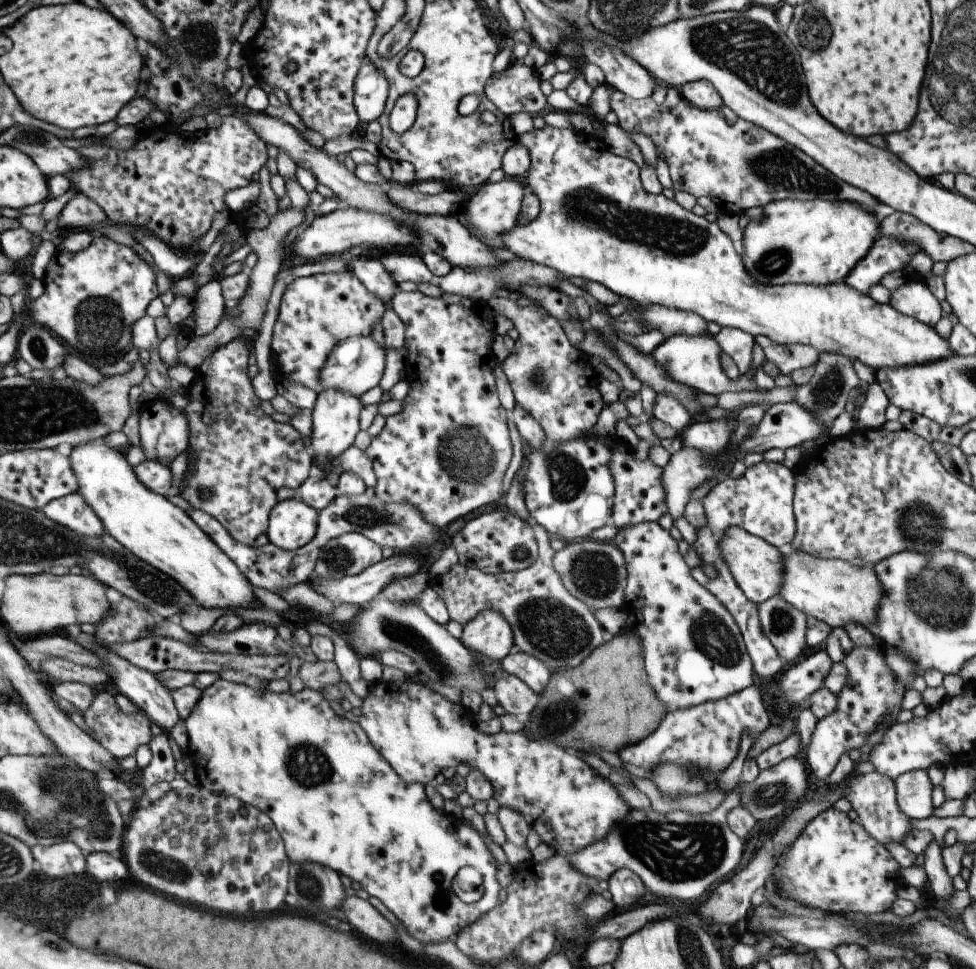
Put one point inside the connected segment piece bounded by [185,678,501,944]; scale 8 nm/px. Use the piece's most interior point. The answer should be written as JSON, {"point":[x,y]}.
{"point":[335,800]}

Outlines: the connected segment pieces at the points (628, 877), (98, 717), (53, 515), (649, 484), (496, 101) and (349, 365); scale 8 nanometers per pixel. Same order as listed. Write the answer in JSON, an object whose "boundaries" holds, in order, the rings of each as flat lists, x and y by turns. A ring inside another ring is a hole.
{"boundaries":[[[627,868,616,870,607,881,611,900,618,908,638,903,647,890,642,880]],[[108,692,98,693,88,710,83,714,85,724,88,726,87,734,94,738,103,748,106,748,114,758,135,756,141,745,148,745,152,738,150,726,152,721,141,710,135,714,124,714,117,706,115,697]],[[71,493,66,497,50,502,41,512,50,521,72,530,82,537,101,538,105,534,102,522,86,505,80,494]],[[618,436,610,438,612,439,607,442,607,448,611,457,607,466,615,487,610,523,620,531,641,523,659,521,662,515,669,512,666,507,666,492,661,484,663,468,649,459,637,459,634,448]],[[513,60,504,72,490,76,485,94,495,109,505,116,512,117,517,113,538,114,548,104,541,90,541,82,536,71]],[[371,335,349,337,340,342,322,368,322,389,334,388,361,397,368,390,380,385,386,365,386,352,385,346,382,347]]]}

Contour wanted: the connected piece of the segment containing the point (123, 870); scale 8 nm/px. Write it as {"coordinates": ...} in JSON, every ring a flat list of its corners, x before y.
{"coordinates":[[94,852,85,857,86,870,94,878,102,882,116,882,122,880,128,874,127,864,121,855,113,855,105,852]]}

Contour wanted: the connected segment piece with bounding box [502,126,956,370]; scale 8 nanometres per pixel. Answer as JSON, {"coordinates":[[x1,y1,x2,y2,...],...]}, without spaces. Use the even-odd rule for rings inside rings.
{"coordinates":[[546,126,544,129,532,129,531,132,518,136,518,141,527,146,531,159,531,166,526,179,527,188,533,194,536,194,538,200,540,200,540,213,535,220,523,225,516,224,510,231,502,235,506,249,520,259,545,265,568,277,579,277,589,282,602,284,611,292,618,294,622,298,630,299,636,304,656,304,671,307,672,309,696,312,706,322,714,322,718,326,741,329,752,336,763,335,781,346,788,344,811,344,820,353,839,353,852,360,852,362,859,360,868,366,872,366,875,370,883,367,896,368,900,366,924,365,949,357,950,355,956,355,951,352,949,343,944,341,934,331,934,327,931,328,914,318,898,313,891,305,879,304,869,295,860,294,860,292,853,290,844,282,820,286,806,285,805,283,787,283,778,285,778,288,774,285,766,286,766,284,754,282,754,278,748,274,746,266,742,264,740,254,734,250,732,240,720,230,716,222,710,223,706,218,696,216,690,210,685,210,668,193,658,195,647,194,646,190,642,187,639,176,641,169,628,158,613,154,610,148,604,144,604,139,598,138,593,133,586,134,586,132,575,132,573,129,558,129]]}

